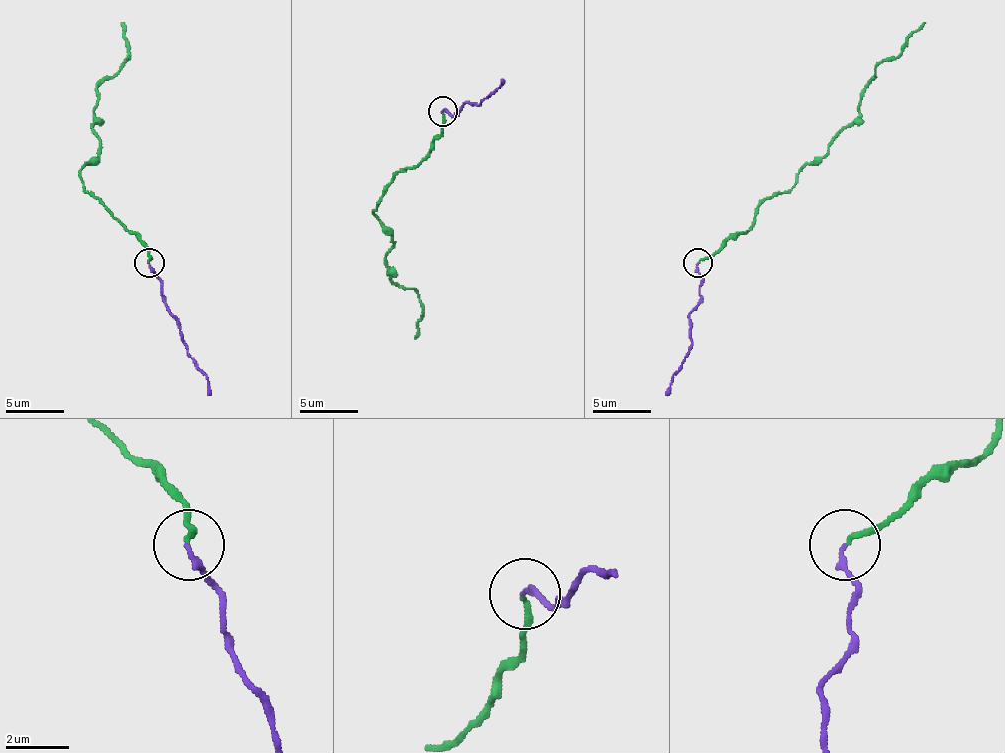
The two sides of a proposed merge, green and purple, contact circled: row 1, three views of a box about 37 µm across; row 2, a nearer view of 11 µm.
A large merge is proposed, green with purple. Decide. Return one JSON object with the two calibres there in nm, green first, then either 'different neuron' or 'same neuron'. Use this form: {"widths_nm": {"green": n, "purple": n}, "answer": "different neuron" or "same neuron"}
{"widths_nm": {"green": 160, "purple": 170}, "answer": "same neuron"}

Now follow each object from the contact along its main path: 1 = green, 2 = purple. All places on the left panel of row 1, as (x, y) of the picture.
1: (150, 262), (150, 250), (79, 180), (100, 151), (91, 130), (97, 89), (129, 51), (120, 22)
2: (150, 262), (161, 280), (161, 300), (173, 315), (185, 347), (208, 382), (208, 394)

